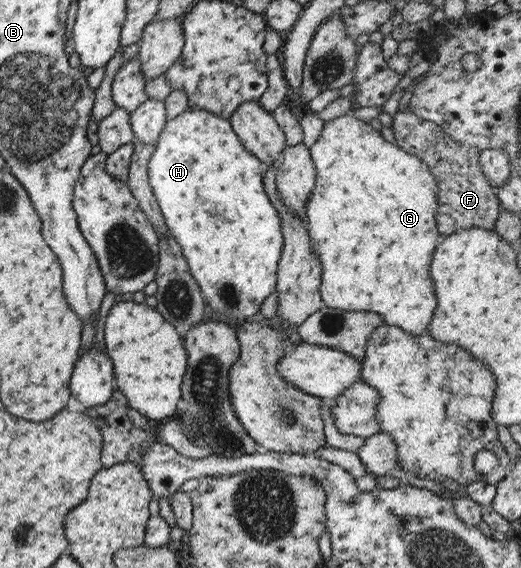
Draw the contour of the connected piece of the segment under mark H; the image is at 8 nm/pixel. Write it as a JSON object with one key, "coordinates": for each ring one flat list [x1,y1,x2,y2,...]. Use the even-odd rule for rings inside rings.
{"coordinates":[[189,109,166,121,148,160,148,181,167,231,180,245,188,271,202,293,209,317,230,323,256,315,260,303,276,284,276,268,283,248,280,218,262,191,262,165,248,153,228,120,204,109]]}

